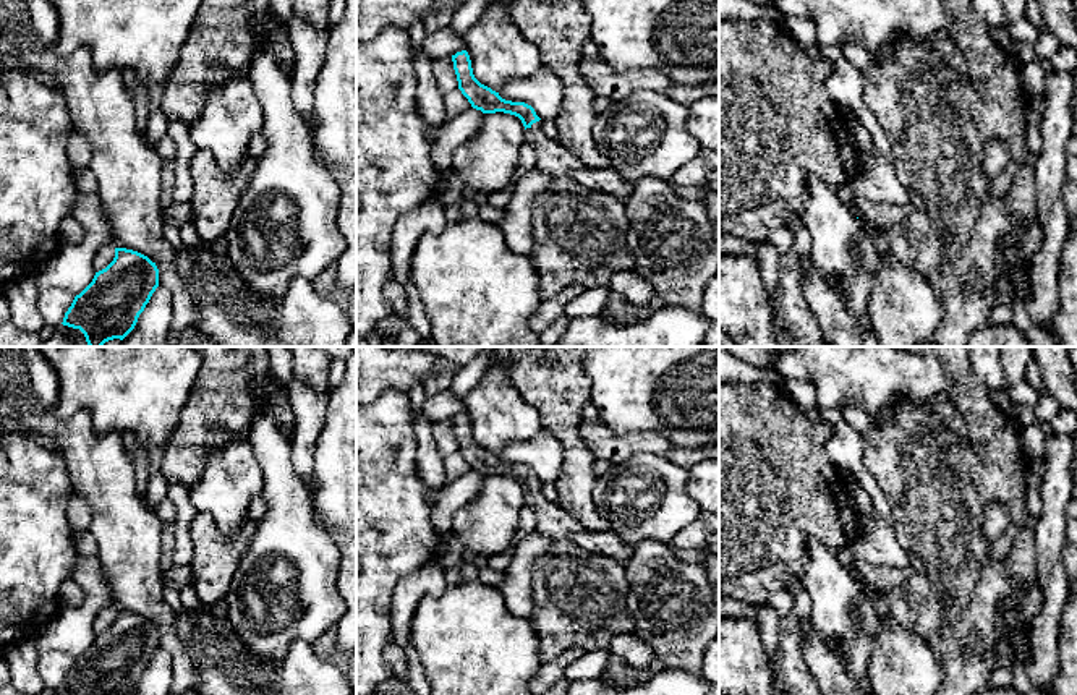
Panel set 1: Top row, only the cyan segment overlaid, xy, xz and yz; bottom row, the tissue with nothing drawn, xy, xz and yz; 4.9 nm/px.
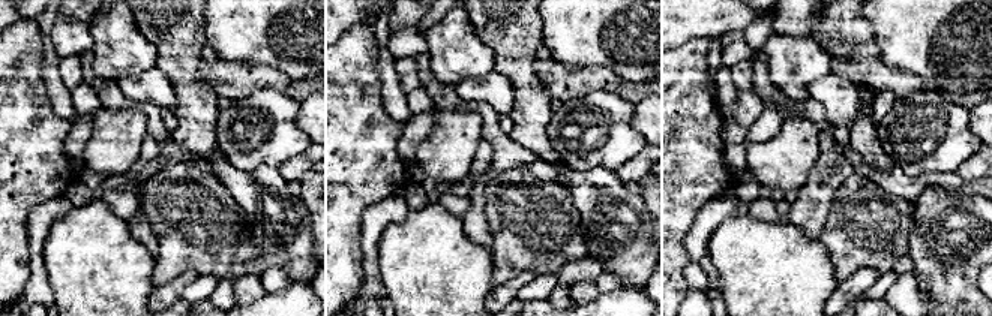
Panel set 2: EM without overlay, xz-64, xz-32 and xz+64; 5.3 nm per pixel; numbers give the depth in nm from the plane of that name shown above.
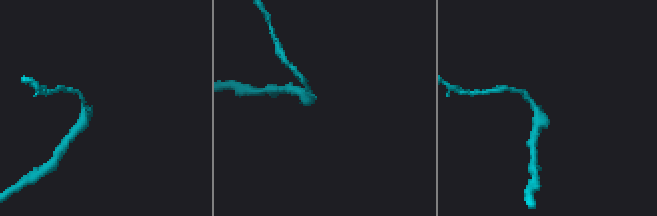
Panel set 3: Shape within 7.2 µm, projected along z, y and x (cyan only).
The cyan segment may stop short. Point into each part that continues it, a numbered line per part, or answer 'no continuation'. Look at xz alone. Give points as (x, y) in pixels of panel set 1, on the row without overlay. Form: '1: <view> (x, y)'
1: xz (553, 520)

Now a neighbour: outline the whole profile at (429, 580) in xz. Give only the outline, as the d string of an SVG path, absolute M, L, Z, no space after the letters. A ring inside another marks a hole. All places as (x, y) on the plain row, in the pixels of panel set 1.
M429 564L395 585L390 603L392 640L407 650L411 645L411 619L418 603L424 596L439 596L447 588L444 570Z

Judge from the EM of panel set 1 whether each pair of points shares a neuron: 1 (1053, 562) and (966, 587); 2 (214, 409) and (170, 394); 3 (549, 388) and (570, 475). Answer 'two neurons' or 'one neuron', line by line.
1: two neurons
2: two neurons
3: one neuron

